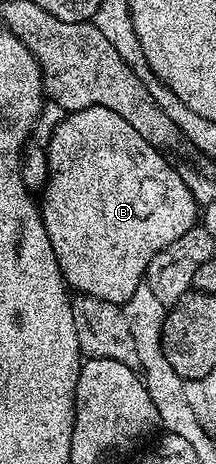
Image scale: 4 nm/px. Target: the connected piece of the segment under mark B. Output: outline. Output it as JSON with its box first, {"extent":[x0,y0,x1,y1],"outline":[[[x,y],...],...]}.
{"extent":[41,106,200,304],"outline":[[[94,106],[84,110],[70,111],[56,125],[51,142],[48,143],[45,149],[49,176],[46,186],[41,191],[41,197],[43,197],[43,202],[41,198],[41,213],[45,224],[45,232],[49,236],[49,244],[57,256],[59,270],[63,273],[63,281],[67,283],[72,291],[88,294],[97,300],[109,300],[120,304],[127,302],[129,296],[133,296],[133,292],[137,292],[137,288],[144,285],[149,260],[153,260],[153,256],[157,256],[157,252],[161,252],[161,248],[173,244],[173,240],[177,240],[177,236],[185,236],[185,232],[192,230],[200,221],[200,203],[196,202],[193,192],[187,187],[186,177],[182,173],[179,175],[167,163],[168,155],[157,149],[153,144],[149,144],[149,140],[145,140],[145,136],[141,136],[141,132],[137,132],[137,128],[133,128],[133,124],[129,124],[129,120],[121,120],[121,116],[117,116],[117,112],[109,112],[109,108]]]}

